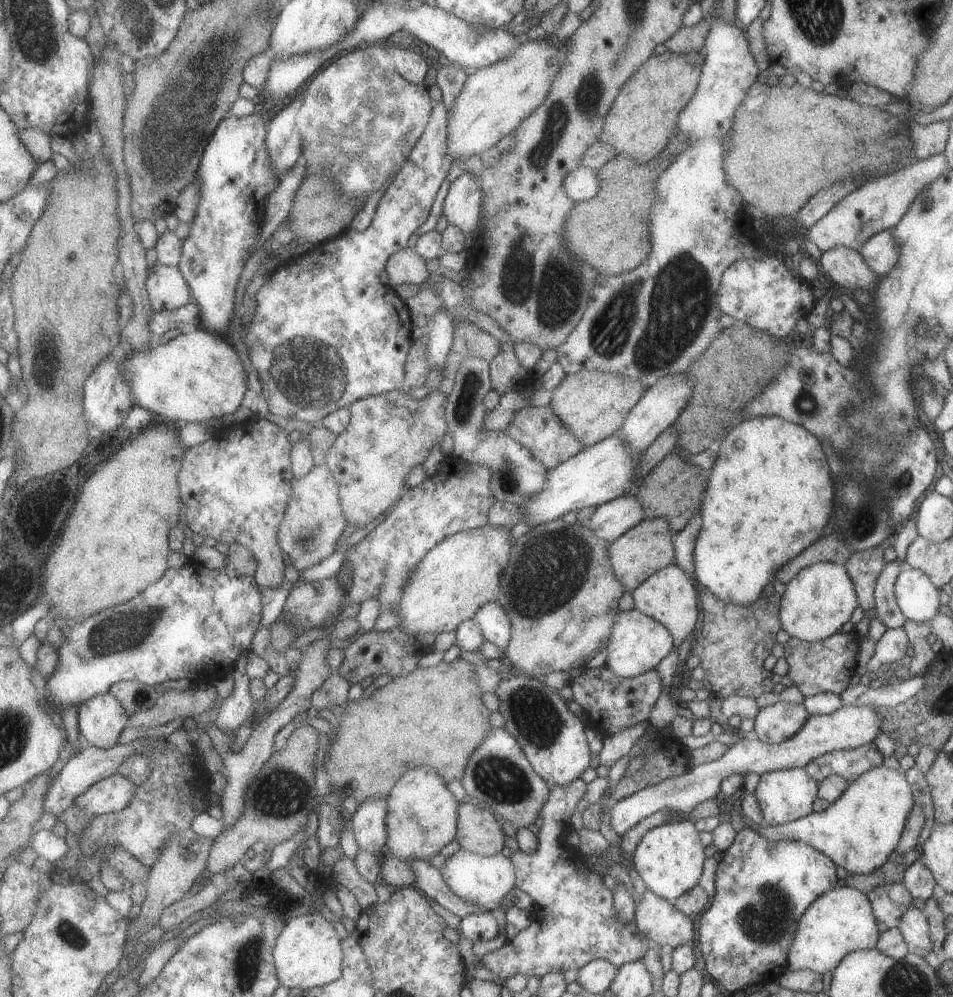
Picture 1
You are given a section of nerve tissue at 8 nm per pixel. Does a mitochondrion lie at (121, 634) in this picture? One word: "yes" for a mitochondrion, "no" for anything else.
yes

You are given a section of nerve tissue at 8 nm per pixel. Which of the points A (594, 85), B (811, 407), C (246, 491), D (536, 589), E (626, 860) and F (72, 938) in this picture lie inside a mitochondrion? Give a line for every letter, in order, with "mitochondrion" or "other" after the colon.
A: mitochondrion
B: mitochondrion
C: other
D: mitochondrion
E: other
F: mitochondrion

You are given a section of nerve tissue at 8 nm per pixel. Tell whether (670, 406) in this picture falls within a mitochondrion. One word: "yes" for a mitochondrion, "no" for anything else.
no

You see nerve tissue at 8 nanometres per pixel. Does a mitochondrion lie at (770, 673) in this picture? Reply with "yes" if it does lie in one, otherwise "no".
no

